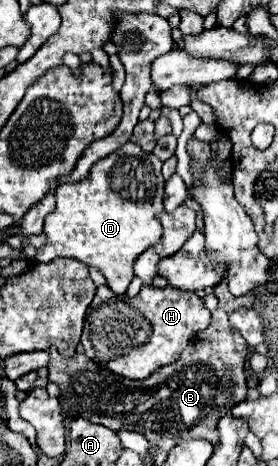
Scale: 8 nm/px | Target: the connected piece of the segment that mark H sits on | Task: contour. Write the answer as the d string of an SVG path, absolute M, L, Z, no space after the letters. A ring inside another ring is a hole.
M99 286L87 310L81 344L85 354L103 368L131 380L143 380L165 364L173 364L191 336L205 330L211 314L197 294L179 292L177 288L143 286L133 298L111 292L109 286Z

